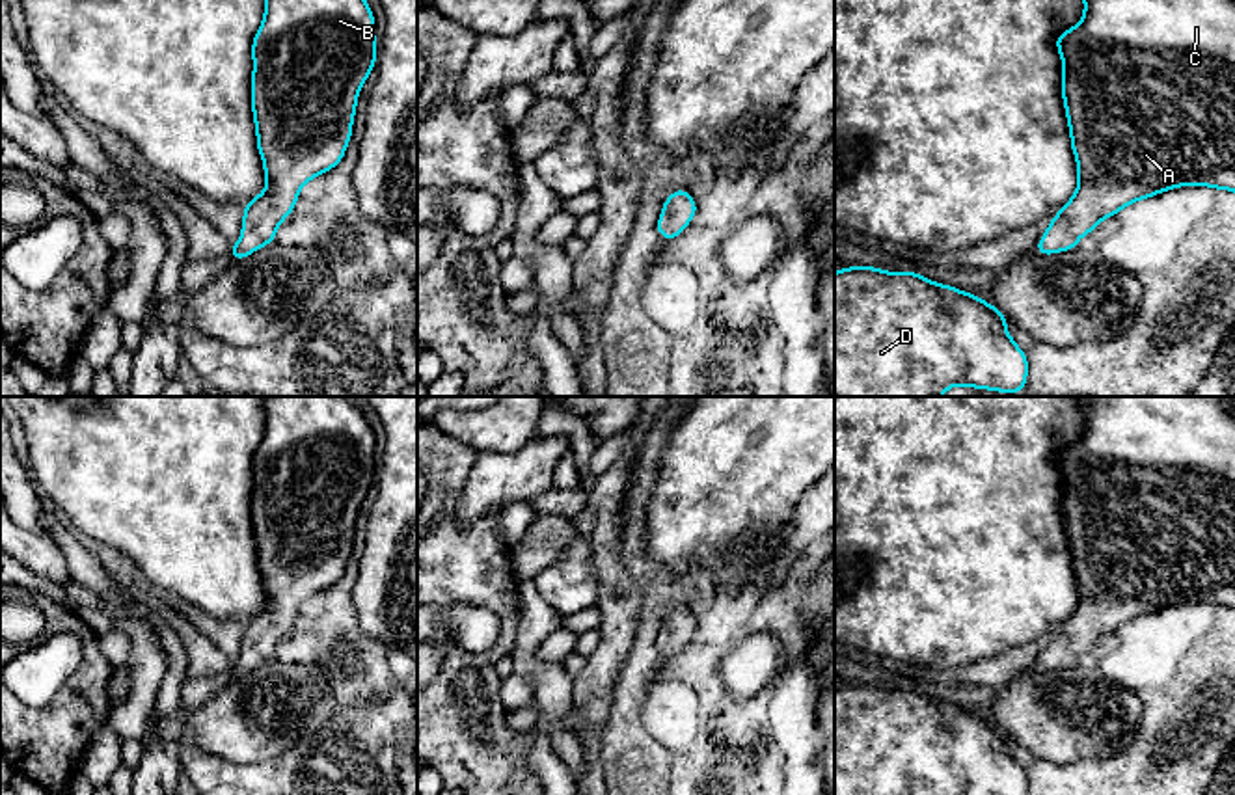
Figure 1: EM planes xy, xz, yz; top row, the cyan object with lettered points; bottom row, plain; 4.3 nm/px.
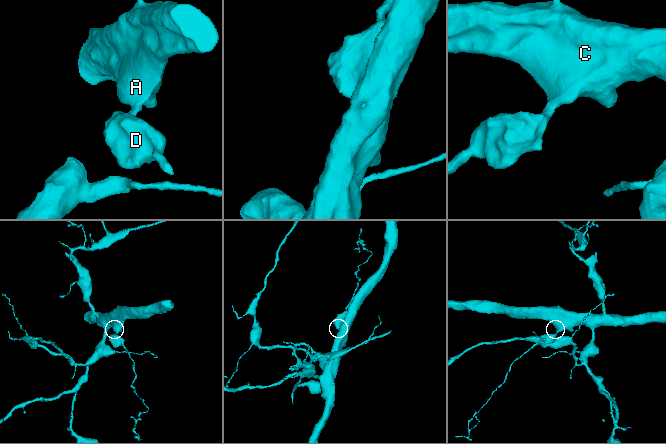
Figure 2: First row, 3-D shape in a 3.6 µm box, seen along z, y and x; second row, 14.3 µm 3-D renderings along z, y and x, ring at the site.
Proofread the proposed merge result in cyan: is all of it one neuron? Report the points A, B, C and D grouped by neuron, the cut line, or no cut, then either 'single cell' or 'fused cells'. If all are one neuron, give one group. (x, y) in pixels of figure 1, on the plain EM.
A B C D; no cut; single cell

